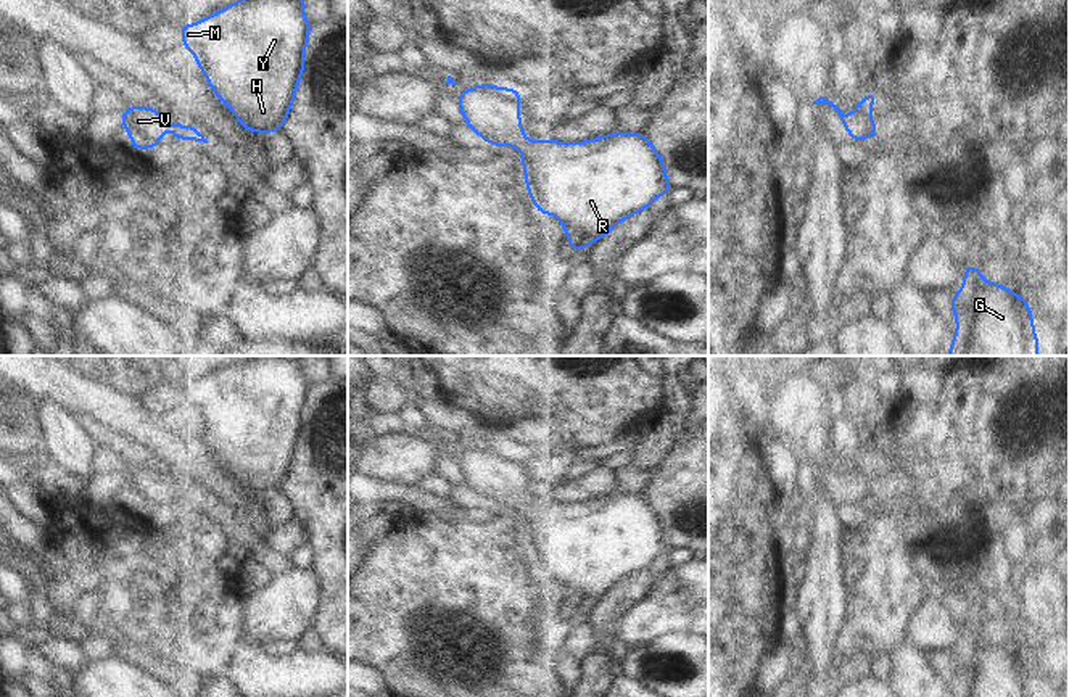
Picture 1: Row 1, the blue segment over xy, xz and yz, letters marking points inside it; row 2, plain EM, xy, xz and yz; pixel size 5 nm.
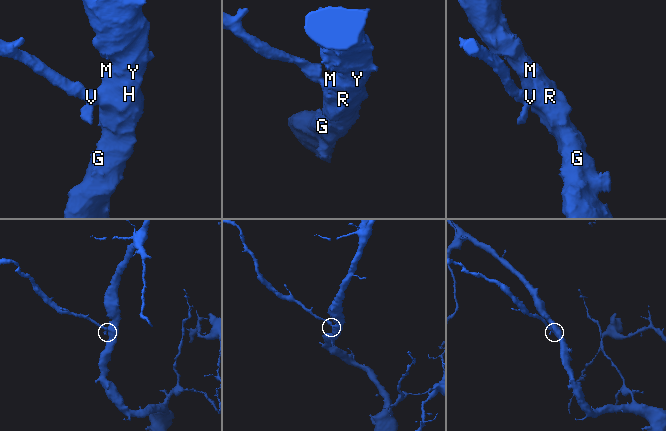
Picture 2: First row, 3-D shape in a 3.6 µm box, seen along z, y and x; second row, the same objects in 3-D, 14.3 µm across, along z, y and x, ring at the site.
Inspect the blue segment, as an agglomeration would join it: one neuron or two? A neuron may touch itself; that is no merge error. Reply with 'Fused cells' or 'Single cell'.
Single cell

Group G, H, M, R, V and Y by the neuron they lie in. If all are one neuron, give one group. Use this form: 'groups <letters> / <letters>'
groups G H M R V Y

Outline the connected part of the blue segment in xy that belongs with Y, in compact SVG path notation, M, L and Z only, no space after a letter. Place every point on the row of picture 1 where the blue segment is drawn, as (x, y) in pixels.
M238 0L195 26L182 24L184 52L195 47L195 63L209 89L233 111L245 130L275 134L295 100L303 69L311 23L303 14L304 0Z

